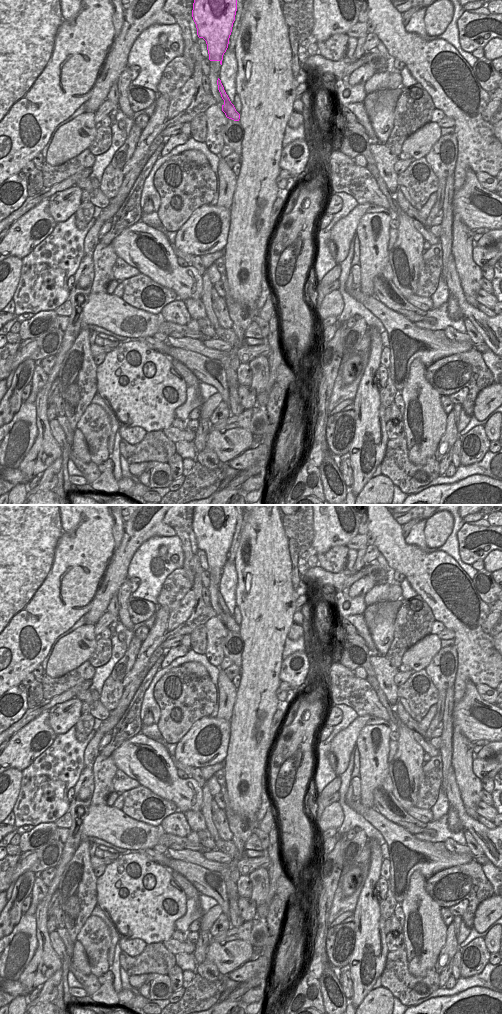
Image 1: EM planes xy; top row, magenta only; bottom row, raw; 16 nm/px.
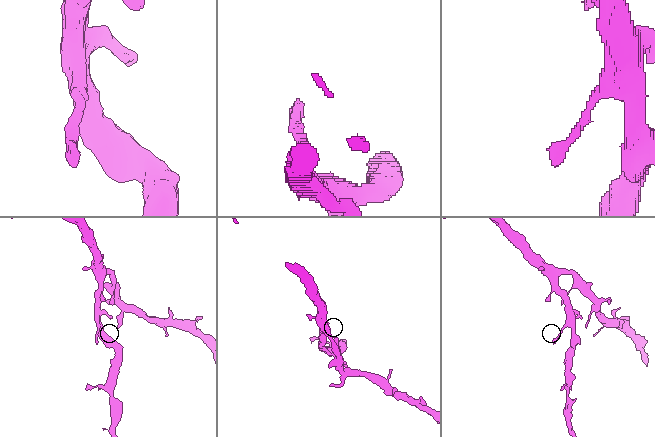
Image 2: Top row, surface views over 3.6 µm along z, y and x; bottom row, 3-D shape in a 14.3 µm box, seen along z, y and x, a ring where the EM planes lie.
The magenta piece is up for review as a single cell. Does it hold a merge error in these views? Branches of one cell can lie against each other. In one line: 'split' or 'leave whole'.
leave whole

